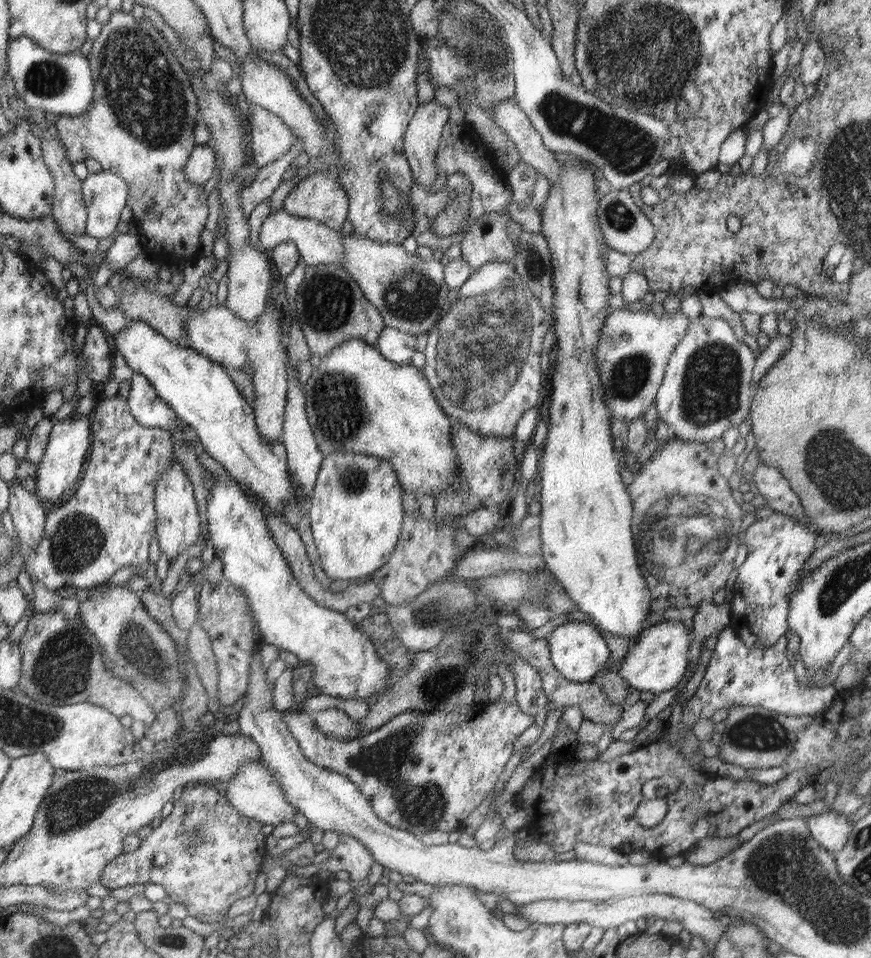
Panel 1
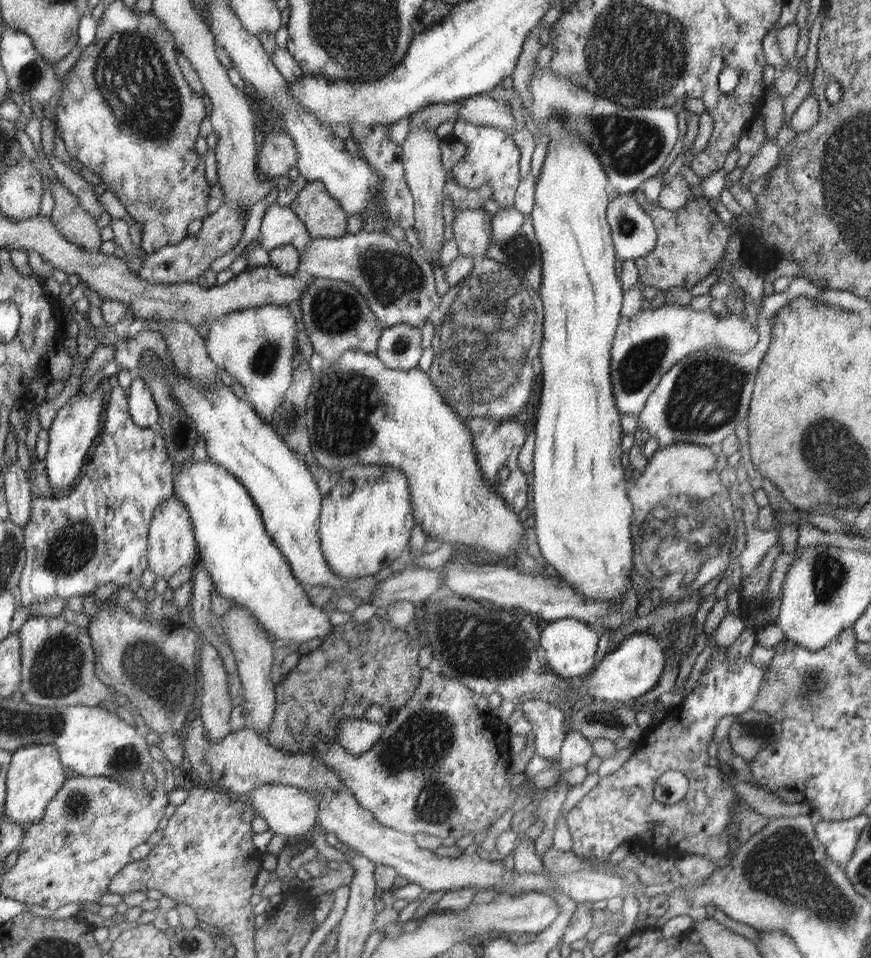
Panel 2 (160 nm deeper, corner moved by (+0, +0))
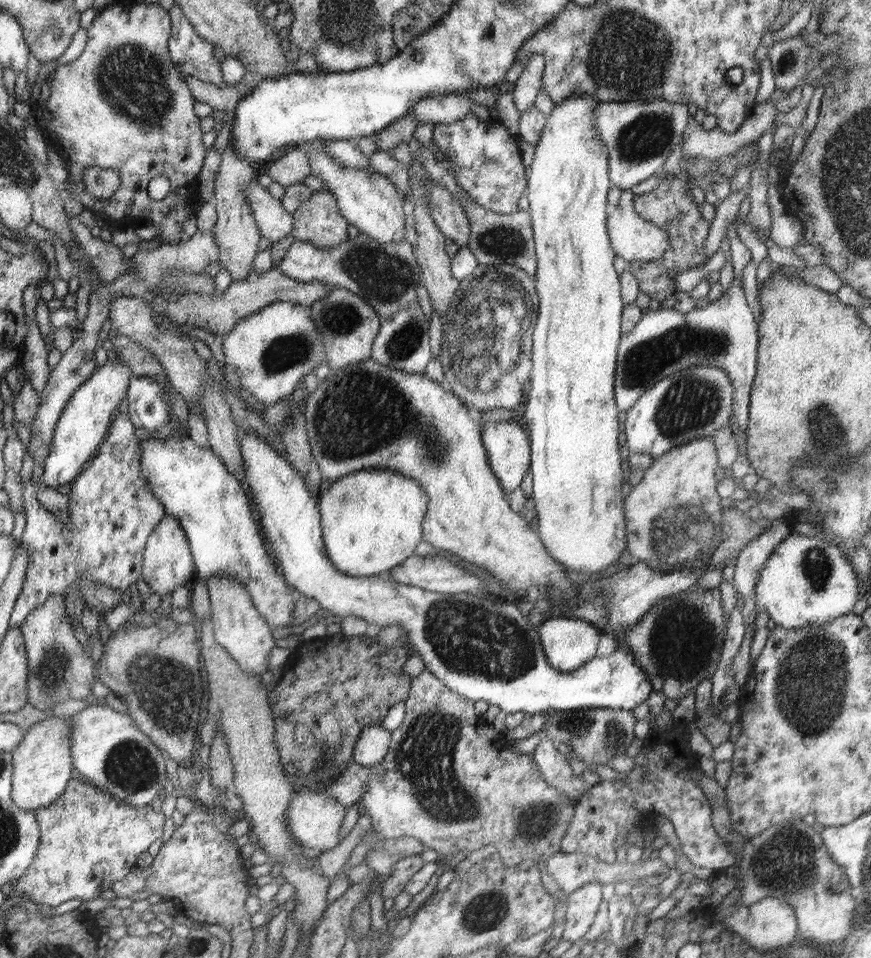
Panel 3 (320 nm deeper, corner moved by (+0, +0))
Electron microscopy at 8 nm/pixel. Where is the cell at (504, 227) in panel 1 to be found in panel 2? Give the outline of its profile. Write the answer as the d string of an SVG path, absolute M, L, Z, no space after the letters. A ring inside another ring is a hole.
M484 209L461 210L458 211L452 222L452 232L455 234L454 240L457 242L459 253L475 259L484 257L491 241L491 234L495 231L496 216L484 211Z

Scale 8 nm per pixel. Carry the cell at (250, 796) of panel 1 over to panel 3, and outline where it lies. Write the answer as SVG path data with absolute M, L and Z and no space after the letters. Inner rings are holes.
M306 791L297 794L288 811L289 831L298 842L308 848L318 848L322 852L334 848L341 841L340 828L344 822L346 808L336 799L320 792Z

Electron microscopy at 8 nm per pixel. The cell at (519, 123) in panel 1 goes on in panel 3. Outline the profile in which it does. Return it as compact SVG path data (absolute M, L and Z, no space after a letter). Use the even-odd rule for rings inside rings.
M442 94L432 98L424 98L413 106L410 114L420 123L450 123L462 120L466 116L474 116L471 112L474 102L456 94Z

